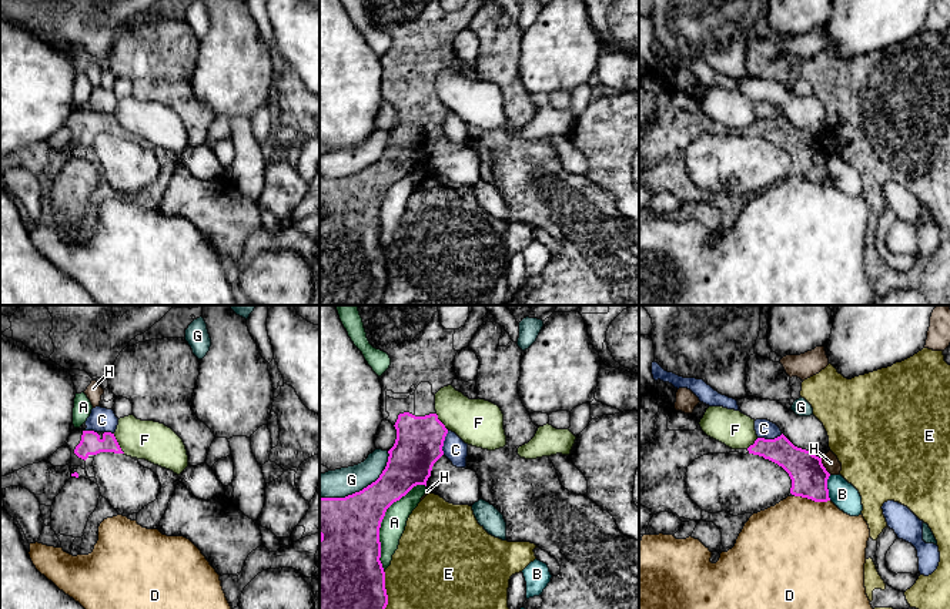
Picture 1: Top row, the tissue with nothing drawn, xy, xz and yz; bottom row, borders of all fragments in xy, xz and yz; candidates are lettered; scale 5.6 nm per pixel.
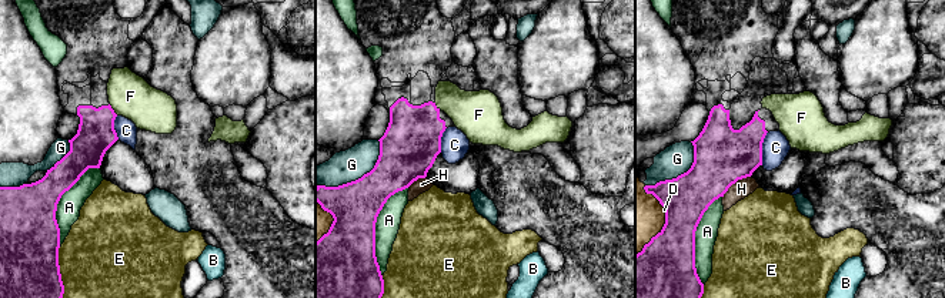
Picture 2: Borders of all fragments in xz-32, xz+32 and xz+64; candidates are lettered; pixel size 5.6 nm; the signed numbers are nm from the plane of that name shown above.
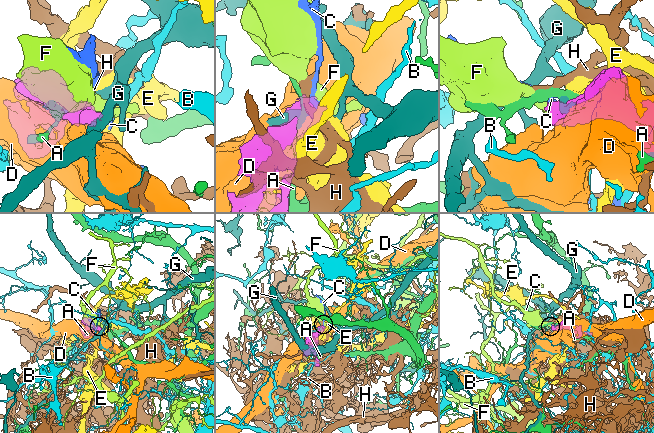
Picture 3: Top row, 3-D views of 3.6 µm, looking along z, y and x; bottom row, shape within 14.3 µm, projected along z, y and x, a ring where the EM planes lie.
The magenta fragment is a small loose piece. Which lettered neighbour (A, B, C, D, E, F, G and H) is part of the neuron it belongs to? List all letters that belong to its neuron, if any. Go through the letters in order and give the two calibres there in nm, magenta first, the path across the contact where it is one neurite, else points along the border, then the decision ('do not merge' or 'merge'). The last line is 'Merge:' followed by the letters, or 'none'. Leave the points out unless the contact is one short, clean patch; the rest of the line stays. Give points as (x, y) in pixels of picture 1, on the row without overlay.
A: calibres 360 and 140 nm; do not merge
B: calibres 200 and 150 nm; do not merge
C: calibres 190 and 100 nm; do not merge
D: calibres 200 and 500 nm; do not merge
E: calibres 480 and 460 nm; do not merge
F: calibres 120 and 220 nm; border xy (113, 114), (124, 133); do not merge
G: calibres 340 and 160 nm; do not merge
H: calibres 200 and 90 nm; do not merge
Merge: none

